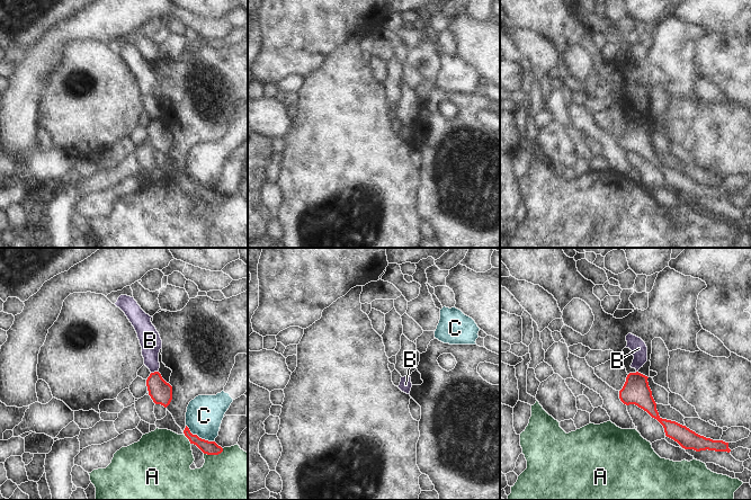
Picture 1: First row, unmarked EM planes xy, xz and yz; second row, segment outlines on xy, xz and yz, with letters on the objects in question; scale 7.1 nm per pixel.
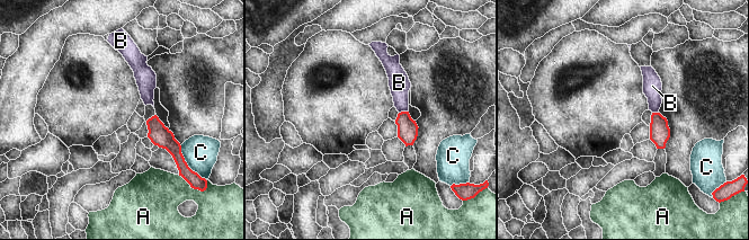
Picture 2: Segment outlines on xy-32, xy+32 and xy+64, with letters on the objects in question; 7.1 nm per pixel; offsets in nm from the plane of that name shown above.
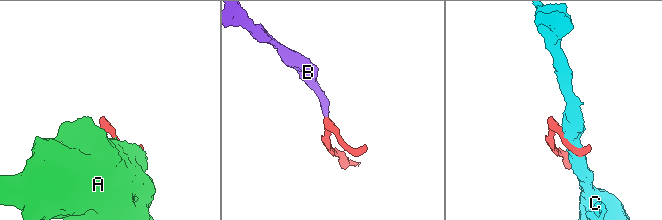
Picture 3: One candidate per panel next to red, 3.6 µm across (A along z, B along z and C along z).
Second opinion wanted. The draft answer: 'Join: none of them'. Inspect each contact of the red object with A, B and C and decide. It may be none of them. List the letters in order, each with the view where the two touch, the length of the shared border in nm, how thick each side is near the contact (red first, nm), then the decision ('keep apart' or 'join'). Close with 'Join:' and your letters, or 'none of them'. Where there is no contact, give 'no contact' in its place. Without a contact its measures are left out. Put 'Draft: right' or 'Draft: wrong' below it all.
A: meets red in xy; contact 150 nm long; 100 nm thick on the red side, 480 nm on the other; keep apart
B: meets red in xy; contact 60 nm long; 160 nm thick on the red side, 150 nm on the other; keep apart
C: meets red in xy; contact 240 nm long; 100 nm thick on the red side, 260 nm on the other; keep apart
Join: none of them
Draft: right

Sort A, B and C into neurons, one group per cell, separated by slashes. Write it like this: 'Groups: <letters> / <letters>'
Groups: A / B / C.

